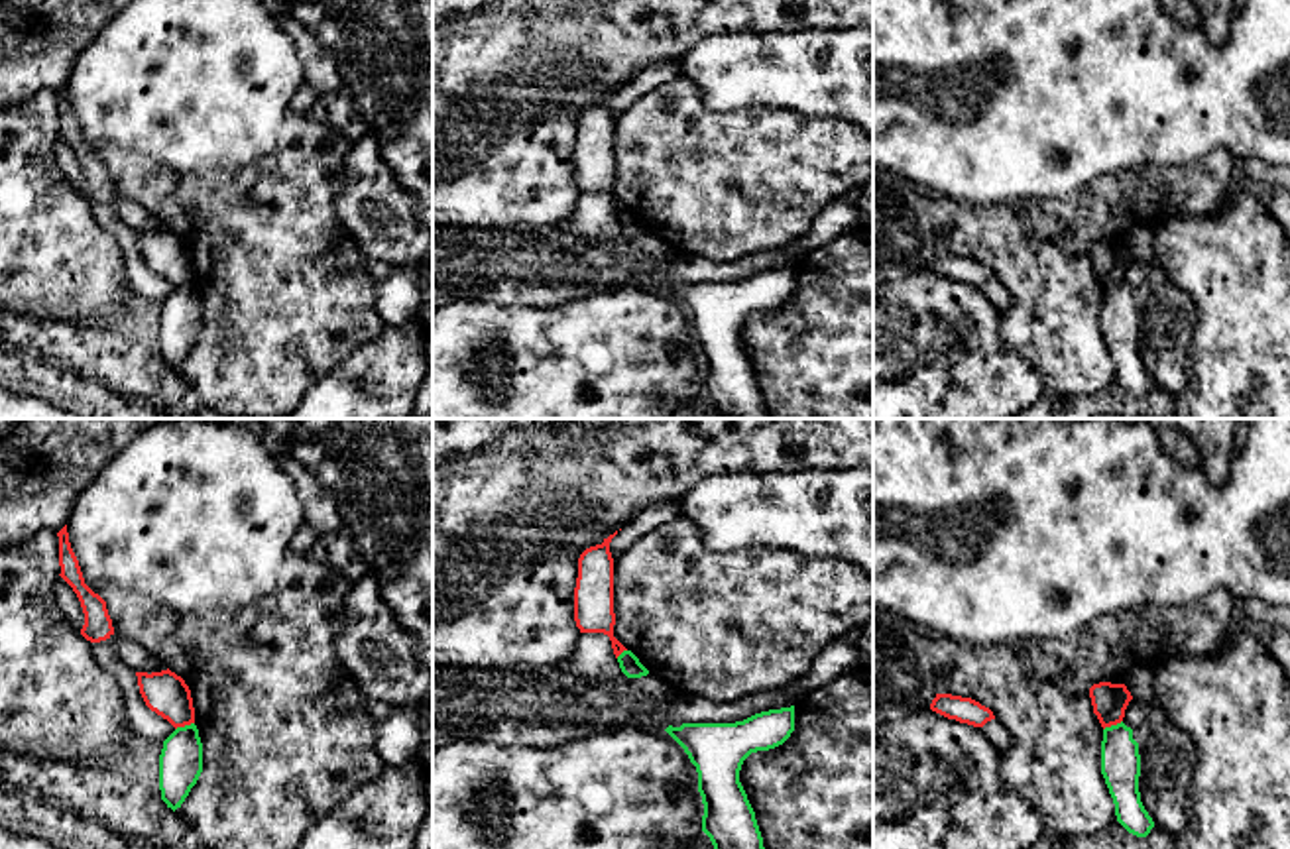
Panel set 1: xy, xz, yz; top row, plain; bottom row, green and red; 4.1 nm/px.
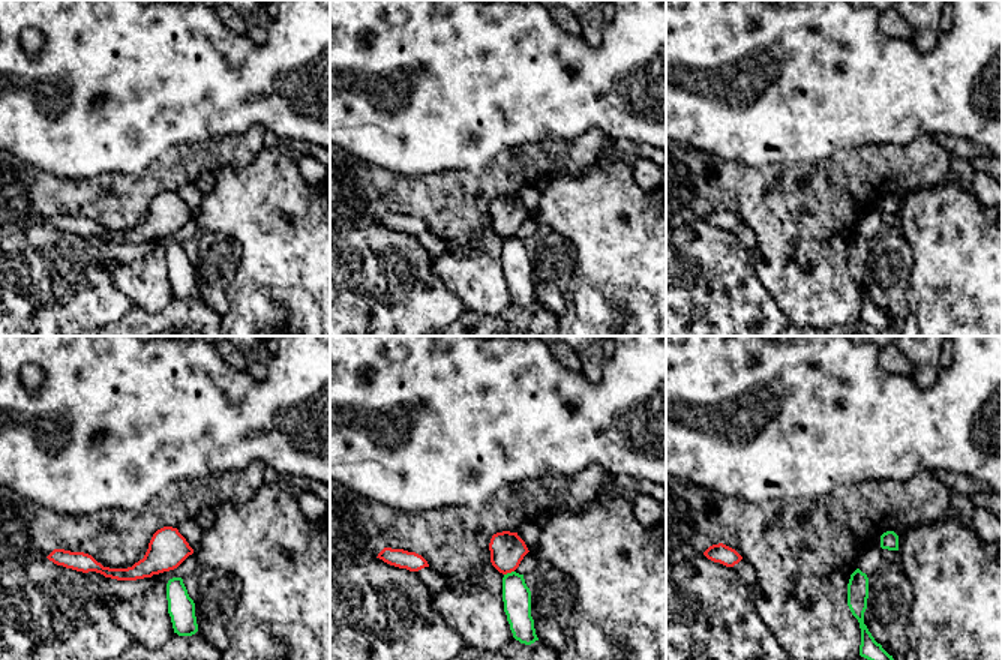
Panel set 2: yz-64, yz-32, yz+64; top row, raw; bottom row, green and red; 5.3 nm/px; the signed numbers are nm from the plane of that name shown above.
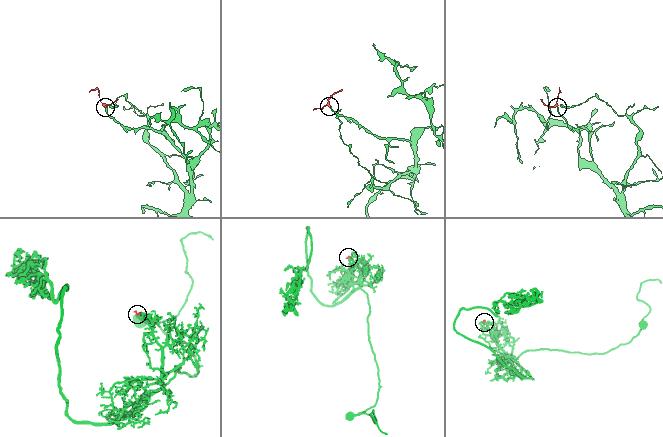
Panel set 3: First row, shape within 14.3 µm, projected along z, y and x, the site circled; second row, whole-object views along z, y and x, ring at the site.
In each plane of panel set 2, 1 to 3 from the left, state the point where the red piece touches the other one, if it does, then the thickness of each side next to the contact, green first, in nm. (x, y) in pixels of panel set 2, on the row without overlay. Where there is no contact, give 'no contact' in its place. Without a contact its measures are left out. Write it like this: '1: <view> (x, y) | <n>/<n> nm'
1: no contact
2: yz-32 (509, 237) | 160/190 nm
3: no contact

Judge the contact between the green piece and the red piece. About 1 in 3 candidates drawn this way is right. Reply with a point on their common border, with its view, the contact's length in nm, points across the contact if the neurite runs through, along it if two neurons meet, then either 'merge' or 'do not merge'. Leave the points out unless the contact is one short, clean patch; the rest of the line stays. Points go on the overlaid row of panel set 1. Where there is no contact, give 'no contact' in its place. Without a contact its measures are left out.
meets green in xy at (185, 726); contact 90 nm long; border along xy (193, 722), (175, 730); do not merge

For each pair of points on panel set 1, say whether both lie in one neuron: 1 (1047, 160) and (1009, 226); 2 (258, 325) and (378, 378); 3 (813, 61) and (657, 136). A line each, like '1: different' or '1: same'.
1: different
2: different
3: different

